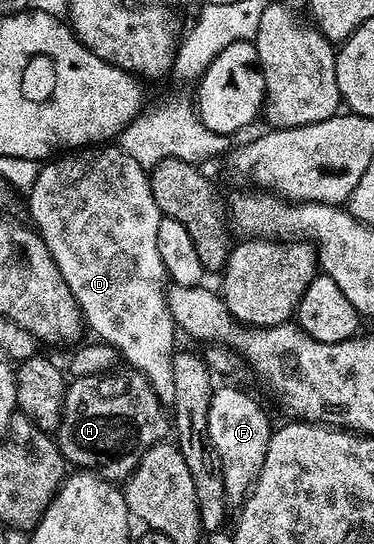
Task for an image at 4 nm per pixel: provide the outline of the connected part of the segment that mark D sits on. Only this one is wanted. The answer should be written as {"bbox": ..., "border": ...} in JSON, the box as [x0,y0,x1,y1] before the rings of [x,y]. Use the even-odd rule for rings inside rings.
{"bbox":[28,145,178,407],"border":[[[101,145],[87,147],[76,152],[59,156],[62,157],[56,161],[51,160],[45,162],[38,170],[36,183],[29,189],[28,209],[30,217],[34,221],[33,226],[35,230],[44,239],[45,246],[48,247],[49,253],[53,257],[53,261],[57,267],[60,268],[60,273],[64,277],[64,281],[68,284],[68,289],[72,291],[73,298],[76,299],[77,305],[81,309],[82,318],[85,326],[90,328],[99,336],[97,337],[101,342],[113,346],[117,354],[129,364],[127,365],[131,370],[138,372],[152,385],[156,397],[164,407],[173,406],[176,397],[175,385],[175,369],[174,358],[176,356],[176,348],[174,349],[174,341],[176,335],[178,336],[178,328],[172,319],[171,309],[168,307],[166,299],[166,267],[162,263],[162,258],[159,254],[157,246],[158,227],[163,219],[159,207],[156,206],[156,201],[152,196],[152,189],[150,185],[149,174],[136,159],[128,155],[121,146],[118,145]]]}

